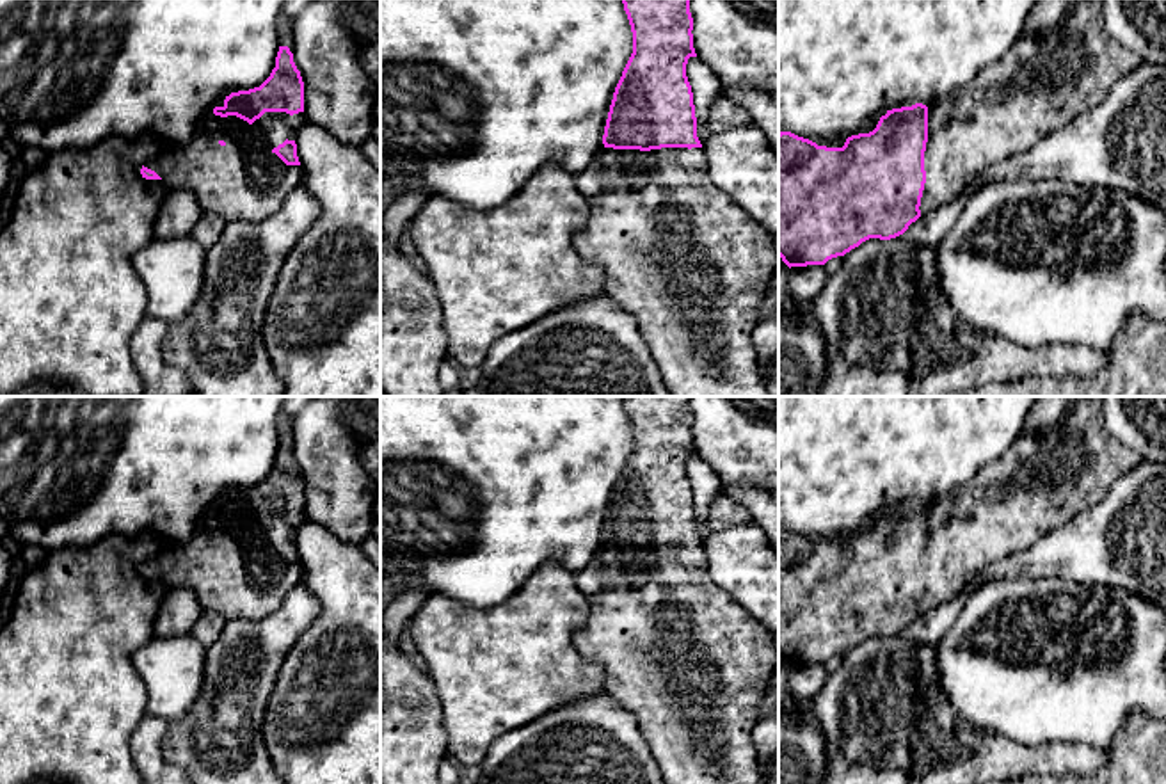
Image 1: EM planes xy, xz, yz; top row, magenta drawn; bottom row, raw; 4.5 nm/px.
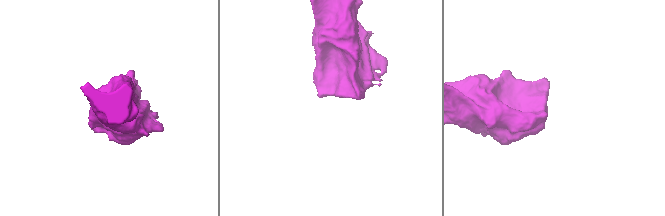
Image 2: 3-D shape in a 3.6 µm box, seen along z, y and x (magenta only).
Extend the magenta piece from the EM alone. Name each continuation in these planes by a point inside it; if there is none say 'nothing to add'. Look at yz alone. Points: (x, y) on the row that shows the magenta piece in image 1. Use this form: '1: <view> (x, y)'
1: yz (1042, 82)

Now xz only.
1: xz (692, 267)

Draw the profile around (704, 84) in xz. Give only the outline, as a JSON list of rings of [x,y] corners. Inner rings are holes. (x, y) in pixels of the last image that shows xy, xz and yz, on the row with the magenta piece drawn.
[[[699,57],[688,59],[686,76],[693,92],[697,137],[702,144],[711,135],[706,128],[707,112],[715,98],[723,92],[723,87],[716,75]]]

